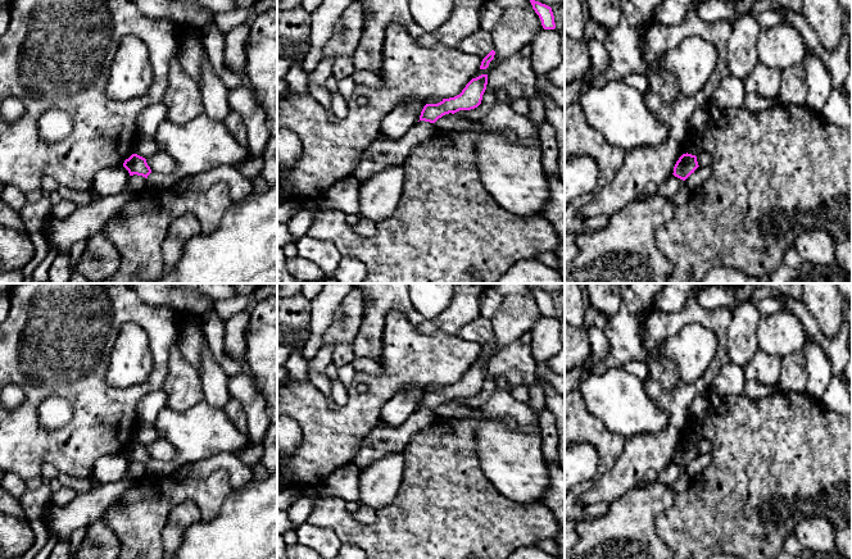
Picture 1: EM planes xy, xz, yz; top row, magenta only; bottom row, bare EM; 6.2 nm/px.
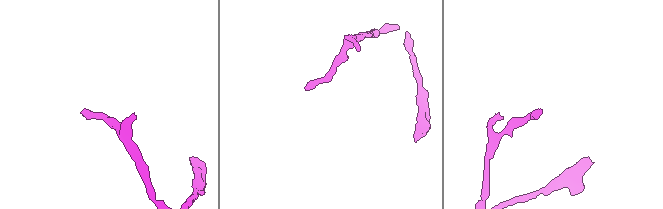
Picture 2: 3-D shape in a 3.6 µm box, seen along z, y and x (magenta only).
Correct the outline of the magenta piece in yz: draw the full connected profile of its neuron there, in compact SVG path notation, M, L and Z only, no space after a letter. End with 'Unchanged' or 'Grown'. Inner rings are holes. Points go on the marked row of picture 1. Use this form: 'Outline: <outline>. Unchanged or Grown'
Outline: M686 153L676 162L672 174L685 181L698 167L697 156Z. Unchanged

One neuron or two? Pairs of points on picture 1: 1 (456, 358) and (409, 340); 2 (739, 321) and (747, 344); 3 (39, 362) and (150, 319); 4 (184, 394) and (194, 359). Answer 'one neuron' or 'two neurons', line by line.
1: one neuron
2: one neuron
3: one neuron
4: two neurons

